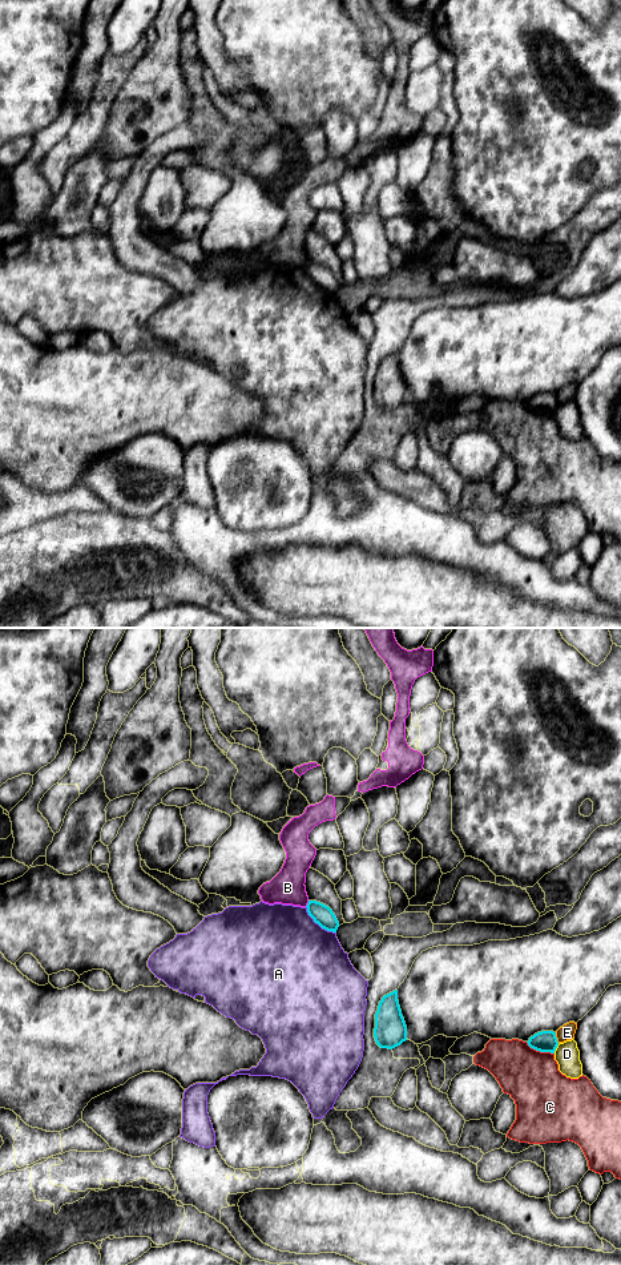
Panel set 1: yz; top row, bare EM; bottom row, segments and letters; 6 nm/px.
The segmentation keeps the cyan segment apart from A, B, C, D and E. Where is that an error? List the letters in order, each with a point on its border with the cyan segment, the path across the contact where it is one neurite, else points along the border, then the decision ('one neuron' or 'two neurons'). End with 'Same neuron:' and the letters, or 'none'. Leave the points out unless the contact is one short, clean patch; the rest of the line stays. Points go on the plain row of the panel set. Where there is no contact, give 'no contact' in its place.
A: meets cyan in yz at (318, 285); two neurons
B: meets cyan in yz at (307, 265); border along yz (309, 262), (305, 268); two neurons
C: meets cyan in yz at (540, 413); two neurons
D: meets cyan in yz at (556, 409); two neurons
E: meets cyan in yz at (556, 399); two neurons
Same neuron: none

